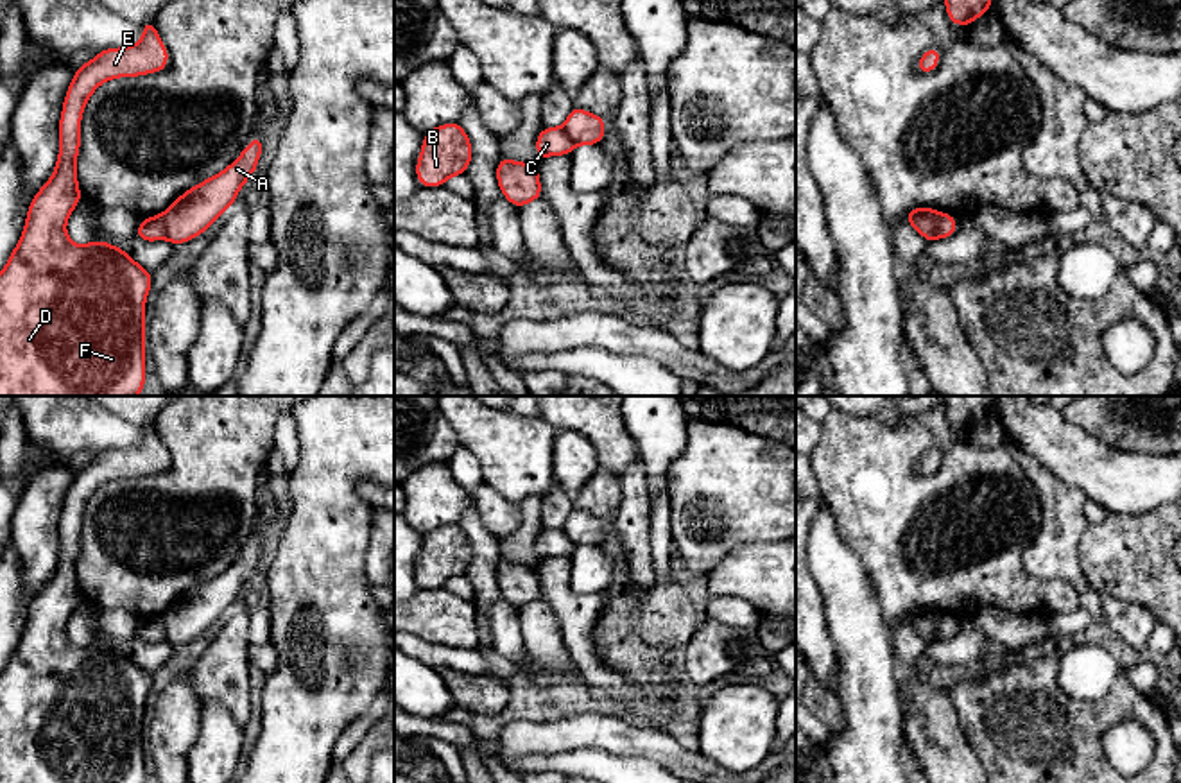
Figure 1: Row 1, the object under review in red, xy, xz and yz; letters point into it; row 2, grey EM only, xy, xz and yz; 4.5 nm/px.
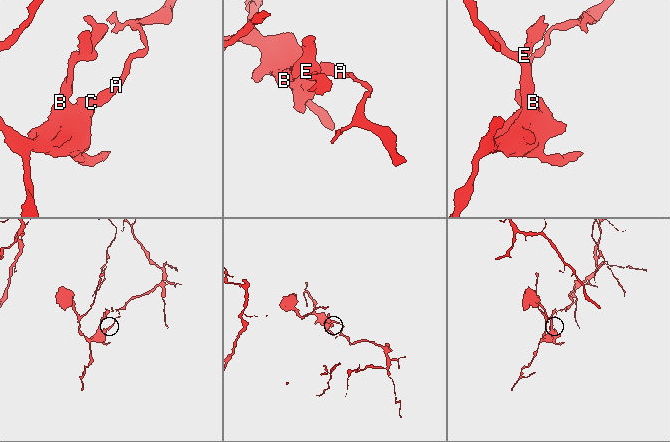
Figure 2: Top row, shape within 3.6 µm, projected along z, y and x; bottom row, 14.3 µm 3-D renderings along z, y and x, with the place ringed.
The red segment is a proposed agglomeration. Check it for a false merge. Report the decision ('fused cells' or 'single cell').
fused cells

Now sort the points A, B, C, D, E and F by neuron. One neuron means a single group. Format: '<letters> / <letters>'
A / B C D E F

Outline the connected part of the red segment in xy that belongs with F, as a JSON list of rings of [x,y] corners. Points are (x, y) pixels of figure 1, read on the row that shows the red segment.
[[[154,20],[142,22],[142,27],[143,36],[138,43],[100,50],[91,61],[75,68],[65,95],[56,168],[29,202],[23,233],[0,272],[0,396],[138,396],[145,387],[145,301],[152,287],[152,272],[118,245],[97,238],[77,245],[66,235],[66,220],[82,199],[75,163],[81,151],[81,118],[88,99],[109,79],[140,77],[168,66],[168,50]]]

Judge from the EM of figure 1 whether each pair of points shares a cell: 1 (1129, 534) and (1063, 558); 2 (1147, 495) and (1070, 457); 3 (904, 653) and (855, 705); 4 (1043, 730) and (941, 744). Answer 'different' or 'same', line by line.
1: different
2: same
3: different
4: different

